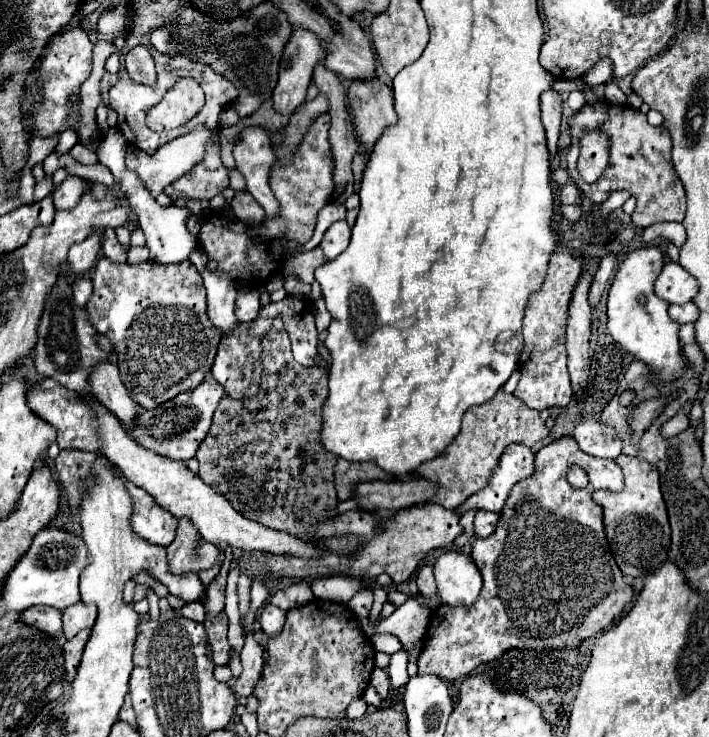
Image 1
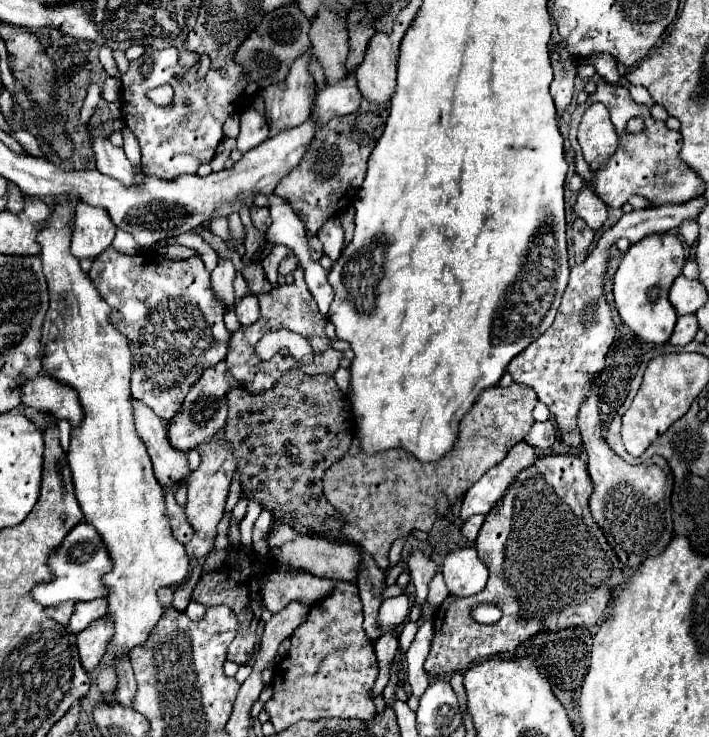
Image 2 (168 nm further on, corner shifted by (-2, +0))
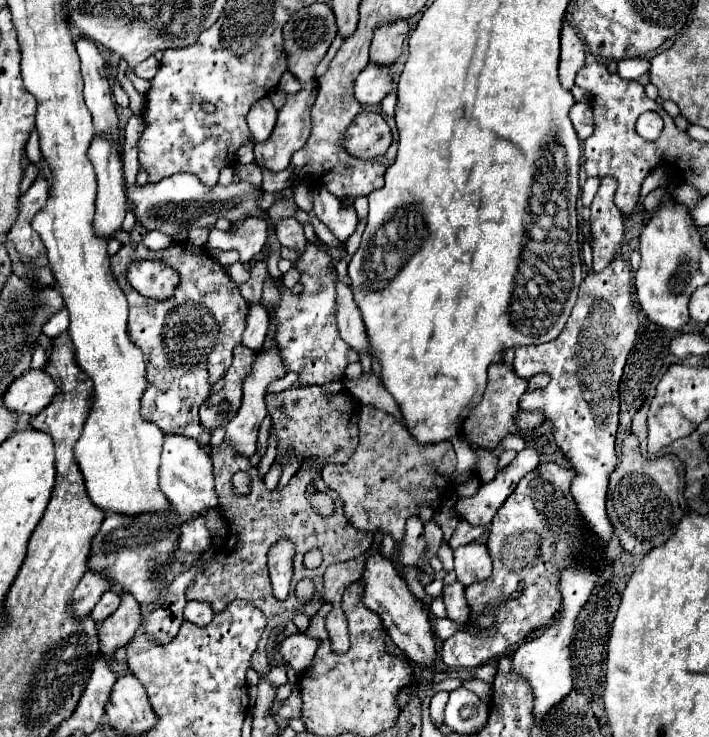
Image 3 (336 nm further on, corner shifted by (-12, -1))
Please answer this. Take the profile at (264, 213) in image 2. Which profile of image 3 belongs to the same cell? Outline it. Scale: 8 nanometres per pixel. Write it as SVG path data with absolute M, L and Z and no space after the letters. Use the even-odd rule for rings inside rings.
M282 219L276 223L276 235L278 235L278 241L282 247L294 249L298 253L298 261L300 261L306 245L308 245L302 225L296 219Z

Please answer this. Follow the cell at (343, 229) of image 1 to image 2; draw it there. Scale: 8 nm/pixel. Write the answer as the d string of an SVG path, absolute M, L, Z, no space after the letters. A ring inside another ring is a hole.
M330 218L322 226L322 230L318 230L318 238L324 246L324 254L330 256L332 262L336 262L342 252L342 244L344 244L344 230L340 224L340 218Z

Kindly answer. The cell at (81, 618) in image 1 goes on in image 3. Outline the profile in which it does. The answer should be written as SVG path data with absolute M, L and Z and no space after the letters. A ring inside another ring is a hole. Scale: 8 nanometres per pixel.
M106 591L106 593L100 597L100 601L96 603L96 607L92 609L90 617L92 617L96 623L102 623L106 617L110 617L110 615L116 611L118 605L120 605L120 595L116 595L116 591Z

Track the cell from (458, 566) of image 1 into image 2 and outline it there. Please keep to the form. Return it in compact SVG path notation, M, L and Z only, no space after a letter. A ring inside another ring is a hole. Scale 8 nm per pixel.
M458 548L444 558L444 582L452 596L478 594L488 580L488 568L478 558L476 548Z

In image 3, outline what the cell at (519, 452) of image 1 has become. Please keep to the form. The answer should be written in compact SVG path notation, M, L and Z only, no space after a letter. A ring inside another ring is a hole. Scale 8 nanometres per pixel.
M536 447L522 449L508 467L498 471L498 475L492 481L482 483L474 497L460 499L456 503L458 513L472 525L488 525L496 515L496 511L500 509L500 505L516 489L518 481L526 473L530 473L538 463L540 451Z

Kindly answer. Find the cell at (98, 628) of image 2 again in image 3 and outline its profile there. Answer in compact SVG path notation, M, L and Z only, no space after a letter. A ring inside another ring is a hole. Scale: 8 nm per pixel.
M122 593L120 607L98 627L100 653L106 659L112 659L118 649L128 645L128 641L134 637L140 623L142 623L140 605L132 595Z

